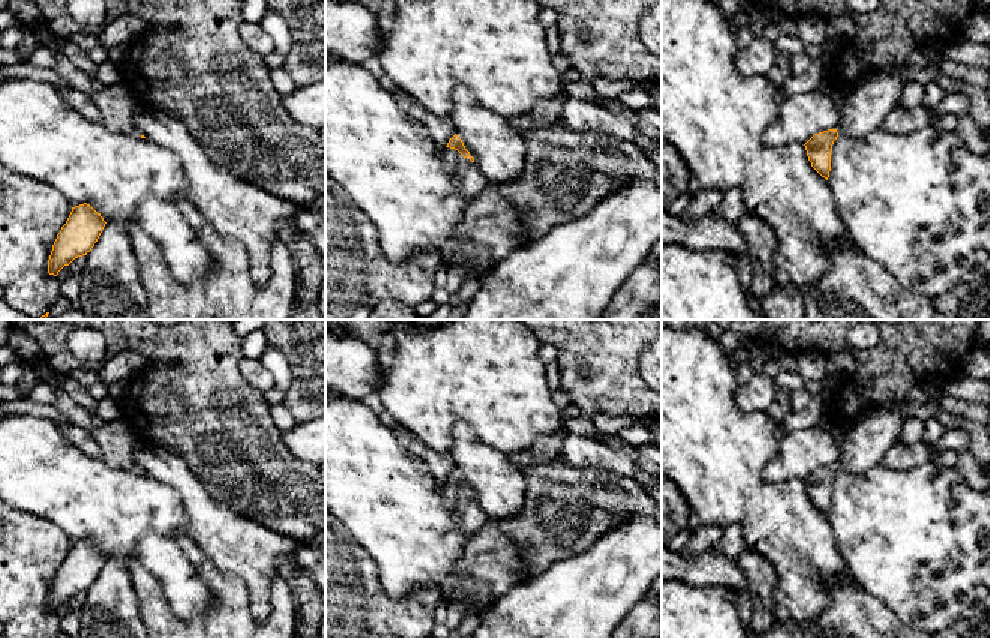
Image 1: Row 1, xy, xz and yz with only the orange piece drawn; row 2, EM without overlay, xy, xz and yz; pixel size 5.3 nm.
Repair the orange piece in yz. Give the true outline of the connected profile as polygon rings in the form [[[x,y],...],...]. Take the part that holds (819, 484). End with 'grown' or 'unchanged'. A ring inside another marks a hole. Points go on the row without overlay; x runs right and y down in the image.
[[[876,408],[849,426],[832,426],[840,449],[836,465],[814,470],[804,482],[812,503],[828,516],[832,480],[838,471],[866,473],[882,462],[888,447],[898,441],[906,417],[898,411]]]; grown

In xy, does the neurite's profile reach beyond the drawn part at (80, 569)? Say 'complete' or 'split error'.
complete

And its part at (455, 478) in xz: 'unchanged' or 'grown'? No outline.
grown

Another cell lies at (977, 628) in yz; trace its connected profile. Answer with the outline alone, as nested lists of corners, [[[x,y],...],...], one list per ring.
[[[990,612],[972,620],[957,621],[933,638],[990,638]]]

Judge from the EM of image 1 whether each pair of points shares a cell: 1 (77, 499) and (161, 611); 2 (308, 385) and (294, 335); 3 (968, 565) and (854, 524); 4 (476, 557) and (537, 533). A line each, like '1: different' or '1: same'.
1: different
2: same
3: same
4: different

